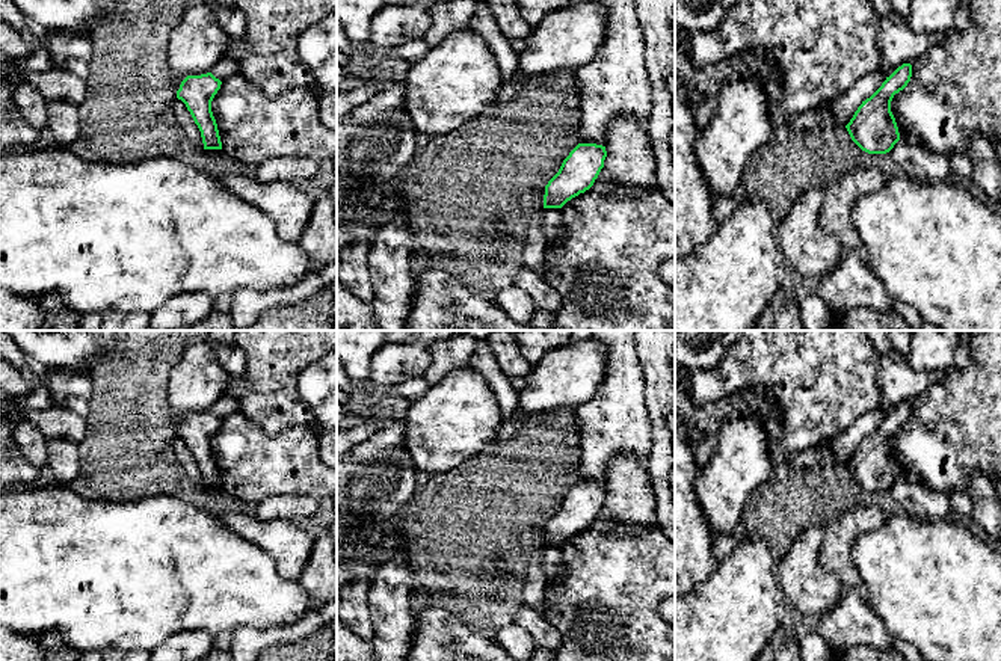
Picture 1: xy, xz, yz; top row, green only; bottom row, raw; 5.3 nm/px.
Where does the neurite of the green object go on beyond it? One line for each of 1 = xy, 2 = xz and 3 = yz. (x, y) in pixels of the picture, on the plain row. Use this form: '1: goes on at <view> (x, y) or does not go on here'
1: does not go on here
2: does not go on here
3: does not go on here

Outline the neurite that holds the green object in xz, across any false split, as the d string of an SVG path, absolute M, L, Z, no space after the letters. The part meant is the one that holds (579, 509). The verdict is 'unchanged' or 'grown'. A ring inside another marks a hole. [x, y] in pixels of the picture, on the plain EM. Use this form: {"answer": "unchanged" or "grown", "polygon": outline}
{"answer": "unchanged", "polygon": "M578 481L545 524L544 546L562 546L568 539L589 528L604 506L605 495L605 484Z"}

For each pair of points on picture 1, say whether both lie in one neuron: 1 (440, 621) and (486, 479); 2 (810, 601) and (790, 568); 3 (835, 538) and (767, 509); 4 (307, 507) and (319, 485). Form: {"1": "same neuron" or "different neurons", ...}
{"1": "different neurons", "2": "same neuron", "3": "different neurons", "4": "different neurons"}

